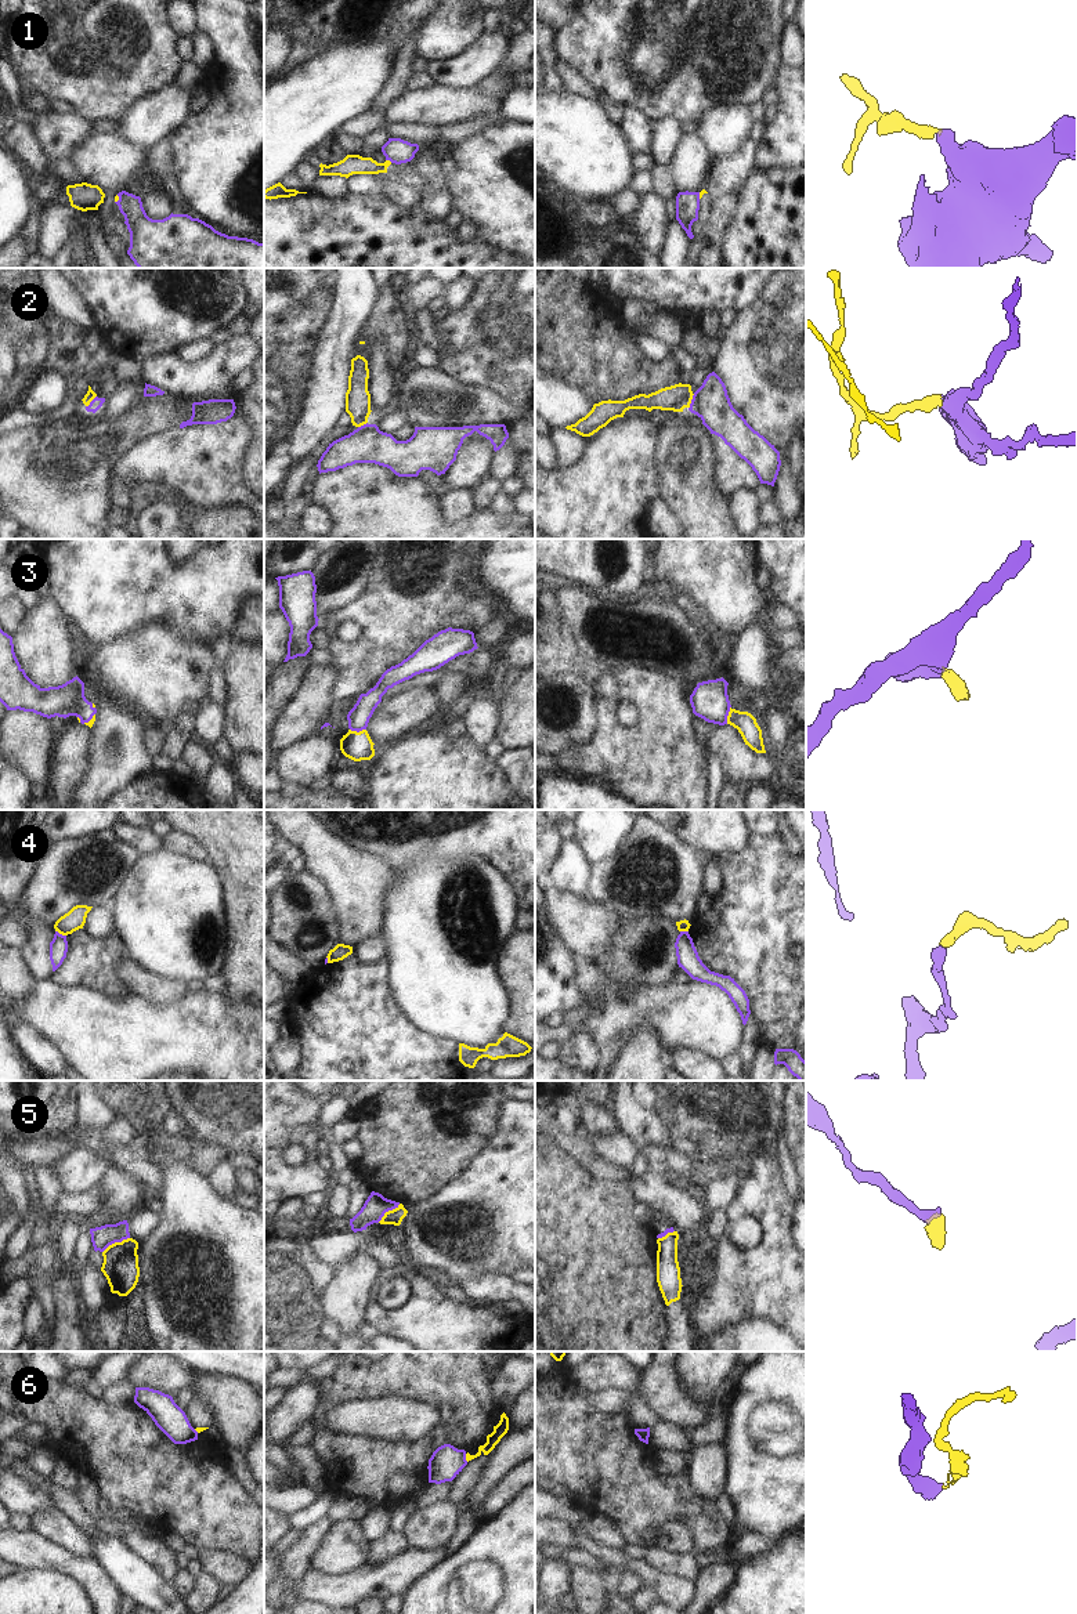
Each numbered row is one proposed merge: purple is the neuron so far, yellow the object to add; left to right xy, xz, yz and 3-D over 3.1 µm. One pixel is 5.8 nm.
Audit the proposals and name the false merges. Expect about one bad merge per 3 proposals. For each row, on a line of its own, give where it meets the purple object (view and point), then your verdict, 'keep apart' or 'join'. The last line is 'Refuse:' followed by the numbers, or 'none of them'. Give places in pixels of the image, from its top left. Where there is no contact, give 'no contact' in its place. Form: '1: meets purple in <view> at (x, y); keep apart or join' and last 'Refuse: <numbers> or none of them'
1: meets purple in xz at (389, 159); keep apart
2: meets purple in yz at (691, 401); join
3: meets purple in yz at (727, 715); join
4: meets purple in xy at (61, 934); keep apart
5: meets purple in xy at (115, 1241); keep apart
6: meets purple in xz at (465, 1458); keep apart
Refuse: 1, 4, 5, 6

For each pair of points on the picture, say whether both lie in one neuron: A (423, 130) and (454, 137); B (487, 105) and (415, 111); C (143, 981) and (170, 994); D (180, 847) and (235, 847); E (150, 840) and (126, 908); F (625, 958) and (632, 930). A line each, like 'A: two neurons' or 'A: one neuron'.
A: one neuron
B: one neuron
C: one neuron
D: two neurons
E: two neurons
F: one neuron

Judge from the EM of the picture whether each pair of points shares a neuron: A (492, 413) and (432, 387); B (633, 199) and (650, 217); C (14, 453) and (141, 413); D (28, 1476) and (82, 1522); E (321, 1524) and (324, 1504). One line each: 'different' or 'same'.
A: same
B: different
C: same
D: same
E: different

